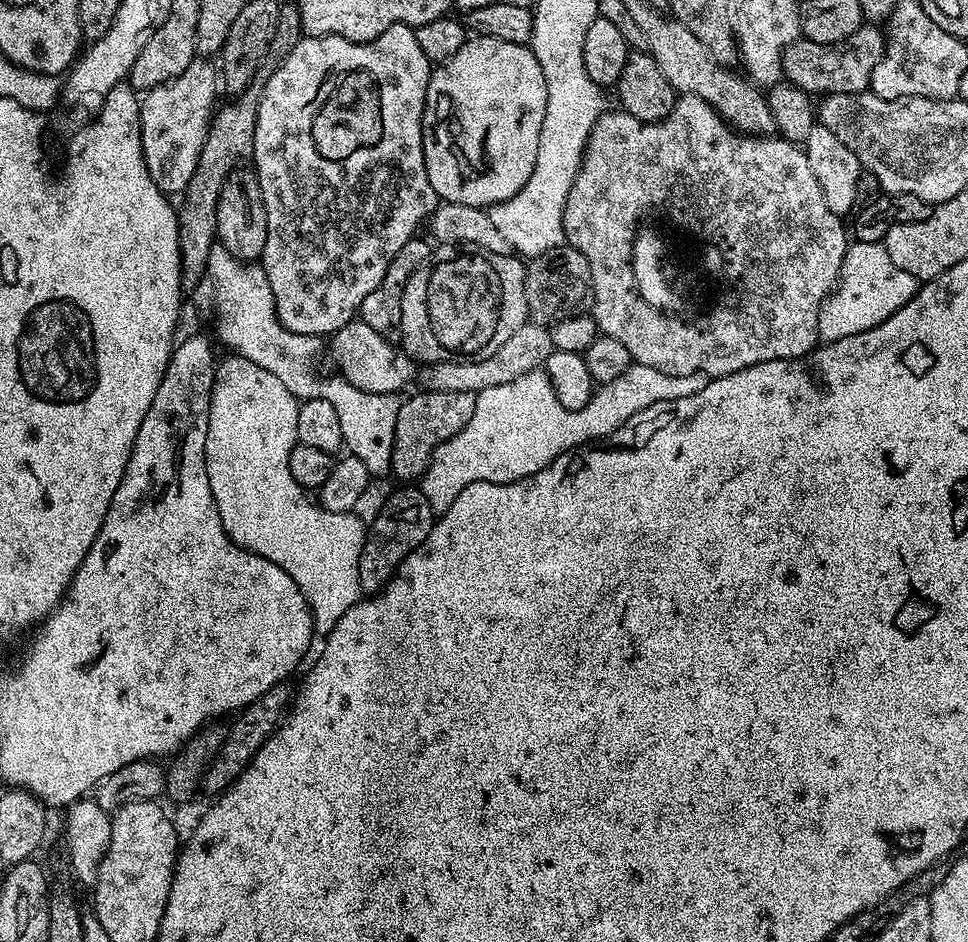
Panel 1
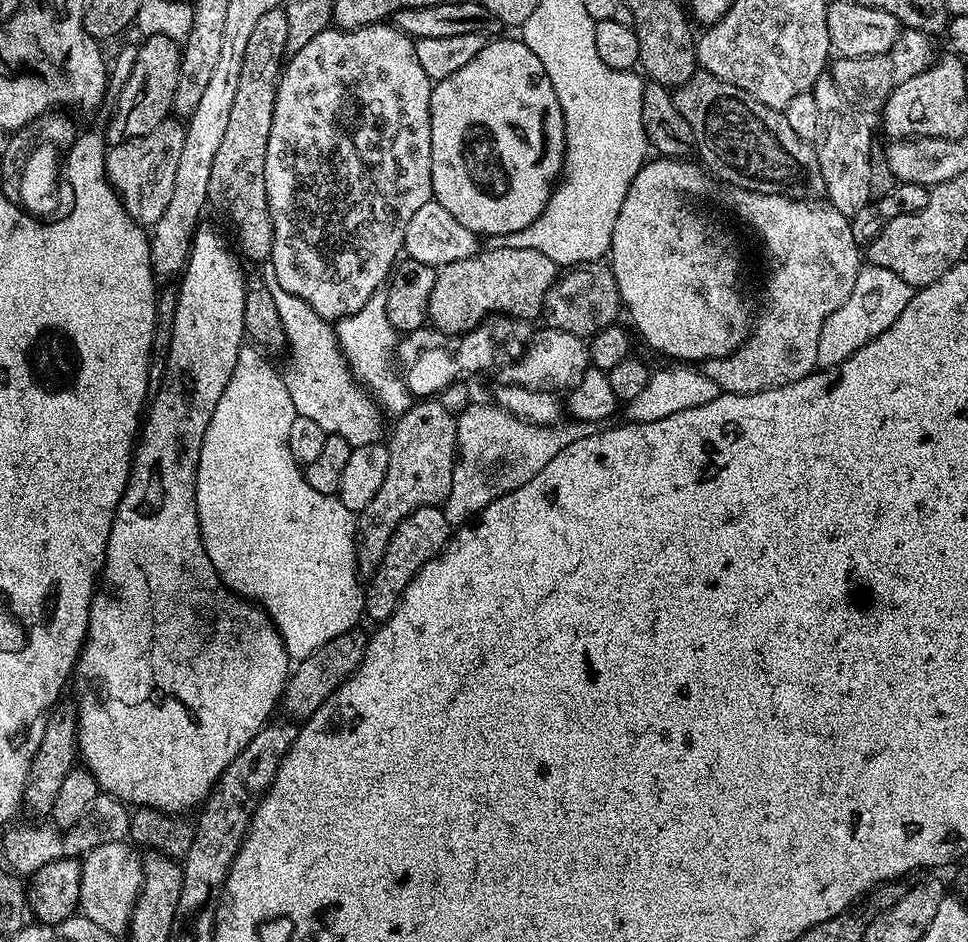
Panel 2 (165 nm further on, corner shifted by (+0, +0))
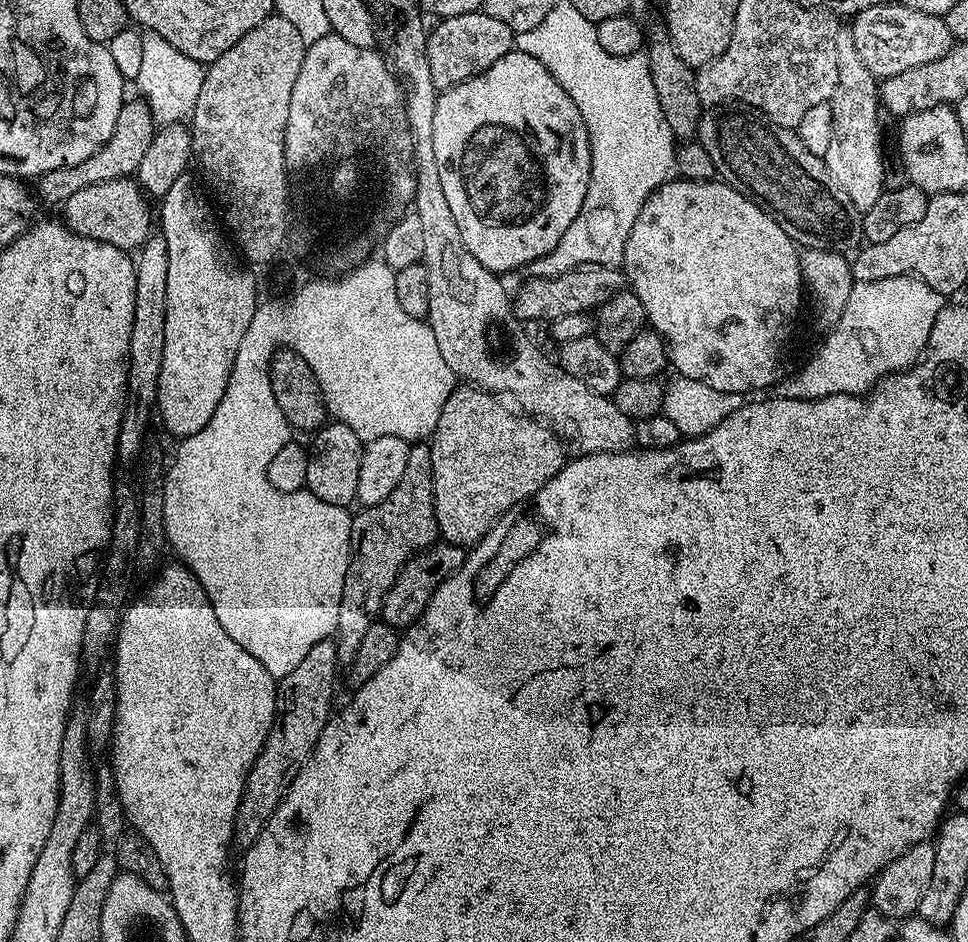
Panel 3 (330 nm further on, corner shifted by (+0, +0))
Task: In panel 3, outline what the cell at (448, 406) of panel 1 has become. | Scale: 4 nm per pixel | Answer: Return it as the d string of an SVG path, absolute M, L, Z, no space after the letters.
M424 442L413 443L402 482L394 486L390 498L378 506L361 507L359 511L352 517L352 556L348 560L342 602L338 606L338 626L334 633L336 658L344 666L355 660L362 638L366 638L366 630L380 620L386 592L394 586L394 580L406 562L437 543L431 447Z

